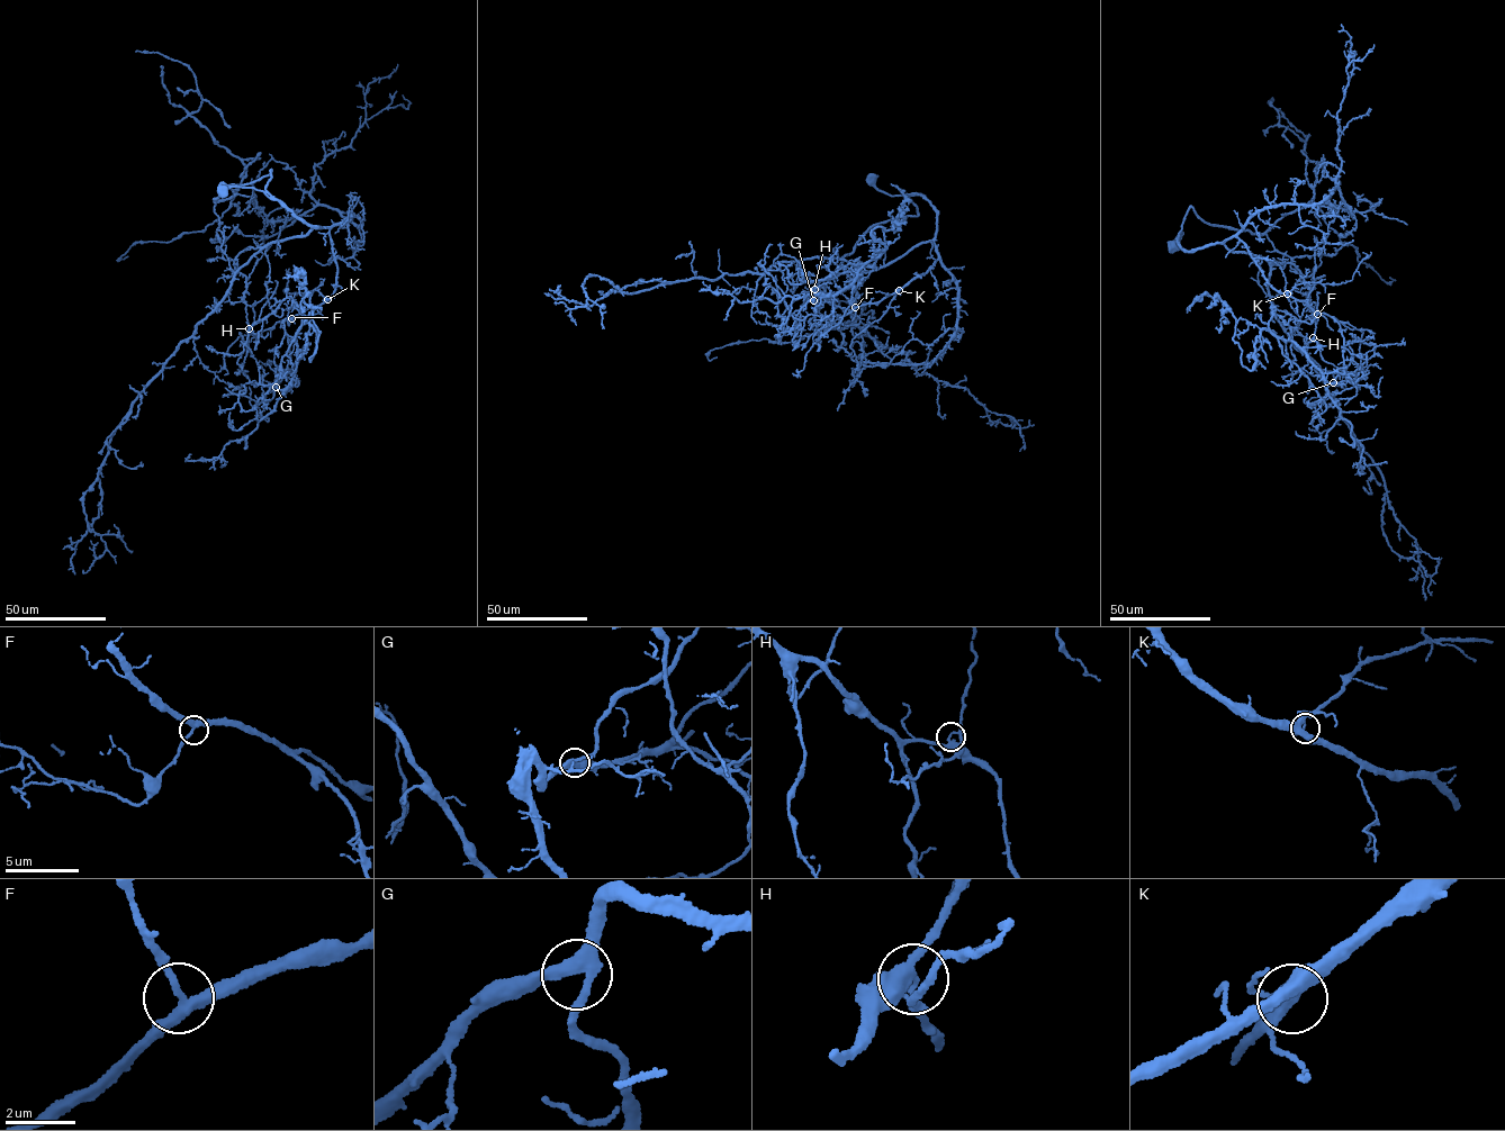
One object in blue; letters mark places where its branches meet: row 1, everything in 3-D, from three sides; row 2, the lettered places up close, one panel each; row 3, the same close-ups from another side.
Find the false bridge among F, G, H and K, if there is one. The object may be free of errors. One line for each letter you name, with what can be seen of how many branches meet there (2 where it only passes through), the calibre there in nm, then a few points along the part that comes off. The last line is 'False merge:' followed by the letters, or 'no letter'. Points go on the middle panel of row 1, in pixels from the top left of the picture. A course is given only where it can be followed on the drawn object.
H: Branches: 3. Thickness 280 nm. Course of the part to remove: (814, 289), (875, 260), (832, 295), (740, 302), (730, 293), (701, 290), (709, 288)
False merge: H

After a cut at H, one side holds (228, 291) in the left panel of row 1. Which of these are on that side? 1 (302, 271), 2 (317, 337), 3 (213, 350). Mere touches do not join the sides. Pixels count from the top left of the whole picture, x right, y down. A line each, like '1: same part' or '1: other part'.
1: other part
2: other part
3: other part

